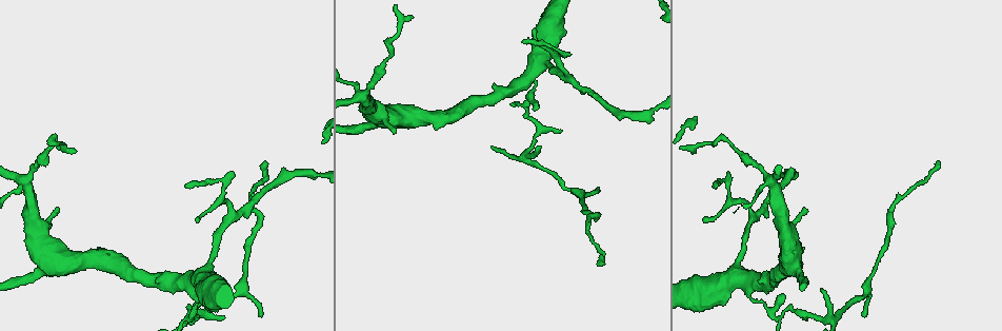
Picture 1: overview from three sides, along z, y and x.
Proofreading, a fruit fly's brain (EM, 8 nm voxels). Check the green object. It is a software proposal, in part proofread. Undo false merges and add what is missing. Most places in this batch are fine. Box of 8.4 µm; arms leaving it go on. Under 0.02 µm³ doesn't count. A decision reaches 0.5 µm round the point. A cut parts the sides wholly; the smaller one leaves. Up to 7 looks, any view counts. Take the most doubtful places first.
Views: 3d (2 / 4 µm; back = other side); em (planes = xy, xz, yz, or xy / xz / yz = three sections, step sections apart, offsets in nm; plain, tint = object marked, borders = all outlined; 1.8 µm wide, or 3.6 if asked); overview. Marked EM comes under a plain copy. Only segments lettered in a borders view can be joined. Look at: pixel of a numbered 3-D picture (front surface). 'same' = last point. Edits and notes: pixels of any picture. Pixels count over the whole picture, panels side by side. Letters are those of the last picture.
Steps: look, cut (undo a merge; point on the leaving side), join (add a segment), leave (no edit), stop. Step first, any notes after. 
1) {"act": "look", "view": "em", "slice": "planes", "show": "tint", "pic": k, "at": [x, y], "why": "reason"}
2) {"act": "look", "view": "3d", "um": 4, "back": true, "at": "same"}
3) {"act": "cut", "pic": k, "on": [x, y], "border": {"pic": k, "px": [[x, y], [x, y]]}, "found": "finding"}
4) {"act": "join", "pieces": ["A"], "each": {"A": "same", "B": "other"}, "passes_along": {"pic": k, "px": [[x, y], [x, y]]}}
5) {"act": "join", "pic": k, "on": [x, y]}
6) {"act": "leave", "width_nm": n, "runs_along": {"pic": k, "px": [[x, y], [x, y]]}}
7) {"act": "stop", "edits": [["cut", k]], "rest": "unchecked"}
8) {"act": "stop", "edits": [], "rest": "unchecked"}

{"act": "look", "view": "em", "slice": "planes", "show": "borders", "pic": 1, "at": [362, 98], "why": "small branch off a trunk"}

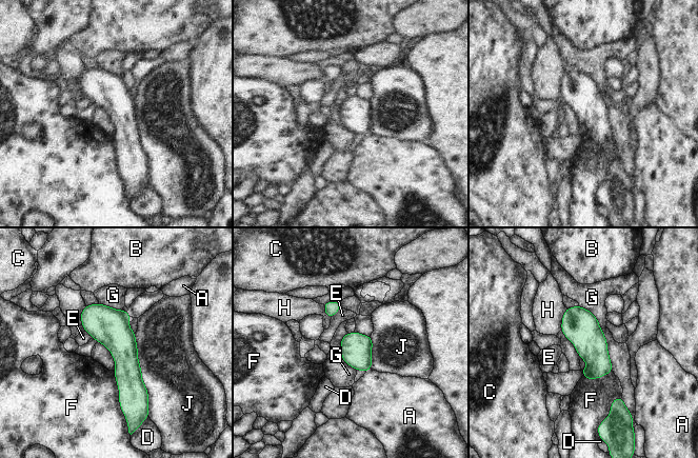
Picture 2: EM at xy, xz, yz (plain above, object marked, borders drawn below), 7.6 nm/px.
{"act": "leave", "longest_contact_nm": ["J", 600], "each": {"A": "other", "B": "other", "C": "other", "D": "other", "E": "other", "F": "other", "G": "other", "H": "other", "J": "other"}, "found": "one neuron here"}

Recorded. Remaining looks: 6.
{"act": "look", "view": "3d", "um": 4, "pic": 1, "at": [538, 59], "why": "four arms meet"}

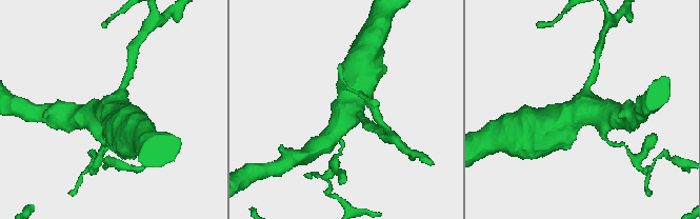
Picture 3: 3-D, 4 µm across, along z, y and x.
{"act": "look", "view": "em", "um": 3.6, "slice": "yz", "step": 16, "show": "borders", "pic": 3, "at": [108, 110], "arms": 4, "why": "shape alone is not enough"}

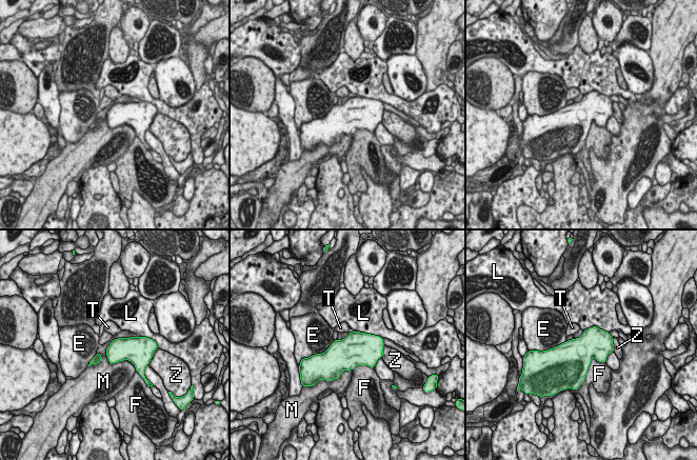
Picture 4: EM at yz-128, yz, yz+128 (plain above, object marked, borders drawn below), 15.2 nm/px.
{"act": "look", "view": "em", "um": 3.6, "slice": "planes", "show": "borders", "at": "same", "why": "cut it another way"}

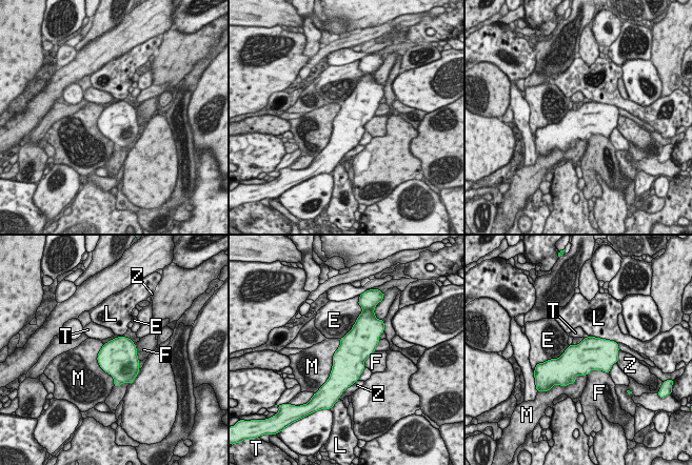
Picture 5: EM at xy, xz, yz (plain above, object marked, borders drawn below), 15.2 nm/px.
{"act": "leave", "longest_contact_nm": ["M", 650], "each": {"E": "other", "F": "other", "L": "other", "M": "other", "T": "other", "Z": "other"}, "border": {"pic": 5, "px": [[102, 344], [97, 363], [114, 385]]}, "found": "continuous, no second neuron"}

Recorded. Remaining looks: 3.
{"act": "look", "view": "em", "slice": "yz", "step": 16, "show": "borders", "pic": 1, "at": [232, 218]}

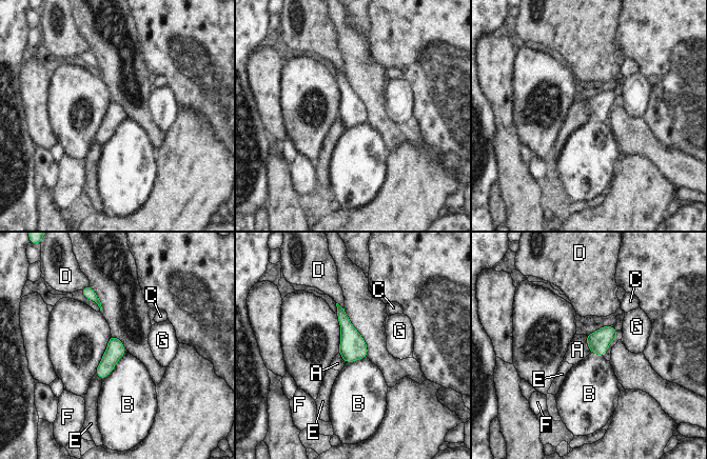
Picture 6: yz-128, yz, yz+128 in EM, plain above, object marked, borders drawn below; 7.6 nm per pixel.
{"act": "leave", "longest_contact_nm": ["B", 300], "each": {"A": "other", "B": "other", "C": "other", "D": "other", "E": "other", "F": "other", "G": "other"}, "border": {"pic": 6, "px": [[126, 352], [102, 380]]}, "found": "one neuron here"}

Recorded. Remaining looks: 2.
{"act": "stop", "edits": [], "rest": "unchecked"}

